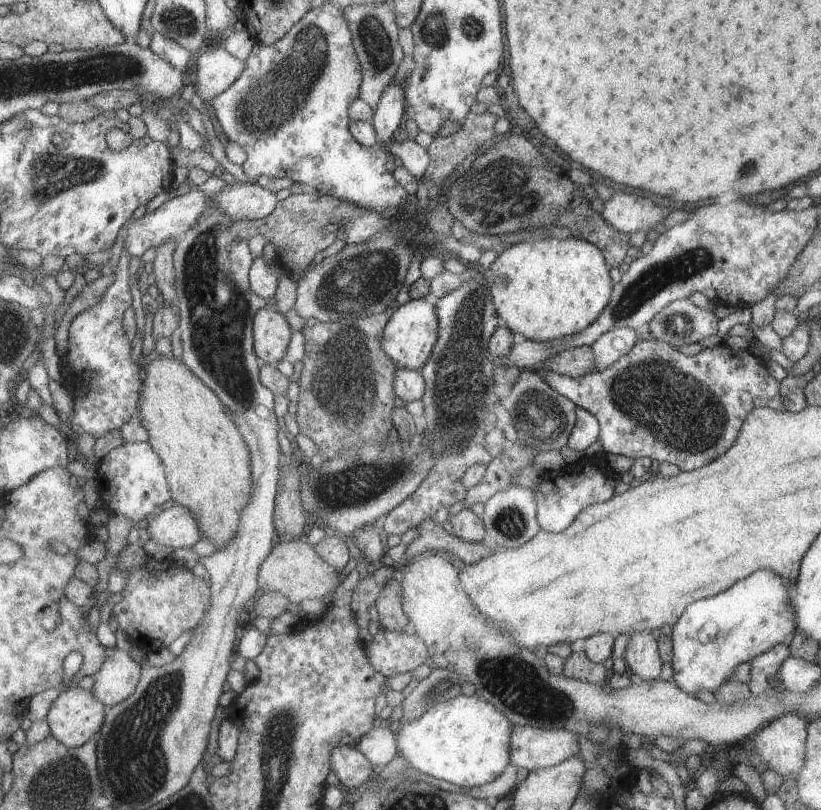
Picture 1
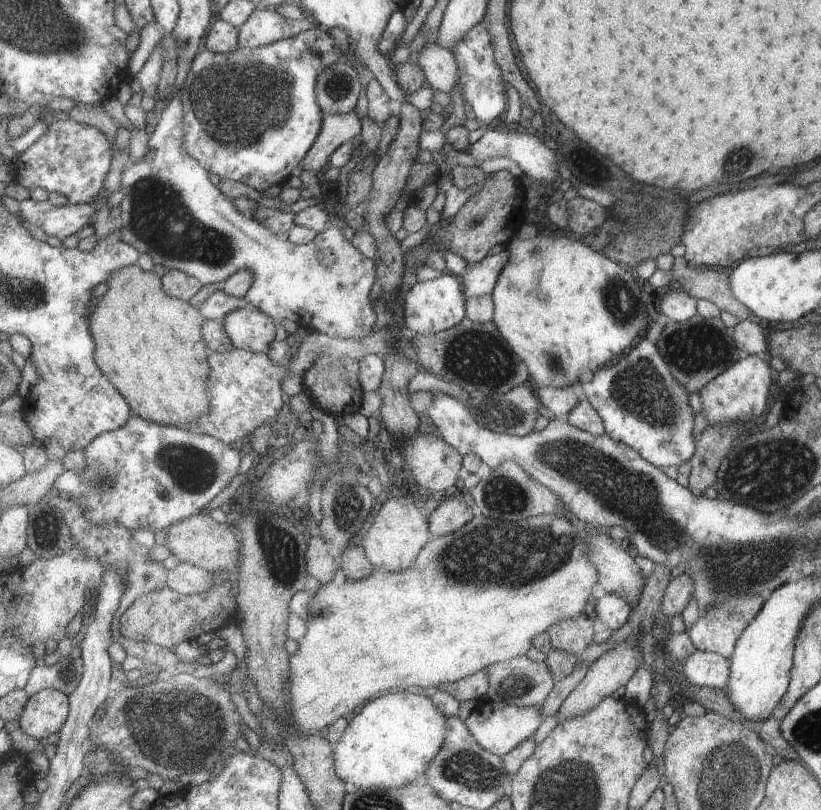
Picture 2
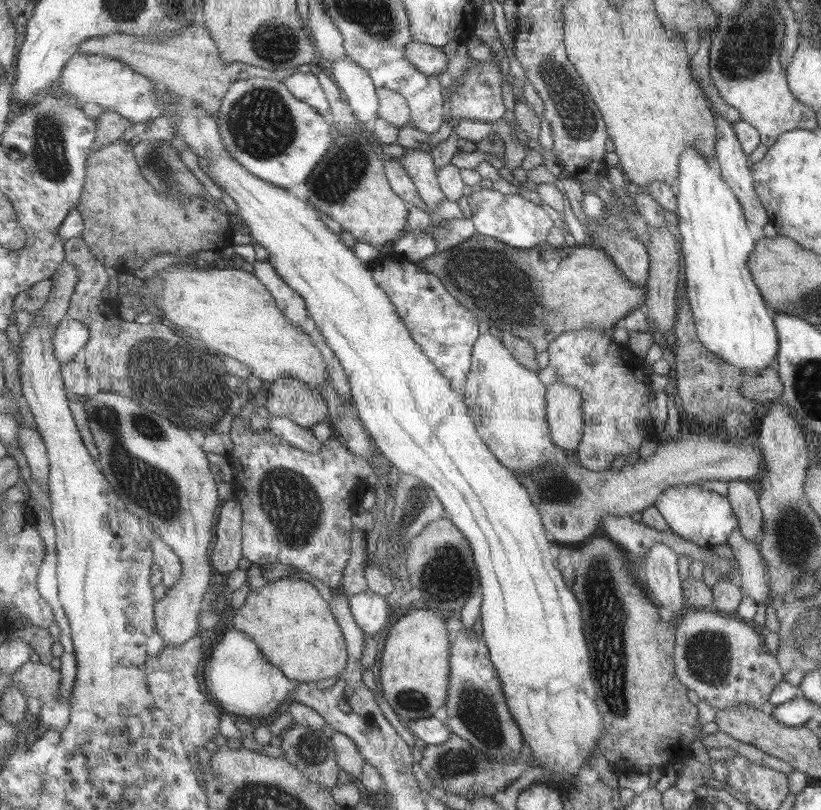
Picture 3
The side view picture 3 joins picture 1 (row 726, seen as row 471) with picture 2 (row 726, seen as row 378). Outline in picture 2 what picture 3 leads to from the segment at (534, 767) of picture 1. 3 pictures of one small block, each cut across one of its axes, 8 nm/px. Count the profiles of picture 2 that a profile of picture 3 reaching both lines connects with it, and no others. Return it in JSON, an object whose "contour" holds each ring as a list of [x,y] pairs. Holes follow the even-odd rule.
{"contour":[[[481,700],[477,704],[477,708],[473,710],[473,714],[465,720],[471,734],[475,734],[477,742],[497,754],[497,756],[507,756],[509,752],[517,750],[521,744],[525,744],[527,740],[533,738],[533,734],[541,728],[545,720],[545,714],[543,714],[543,704],[539,706],[513,706],[513,704],[507,704],[507,702],[491,702],[491,700]]]}

